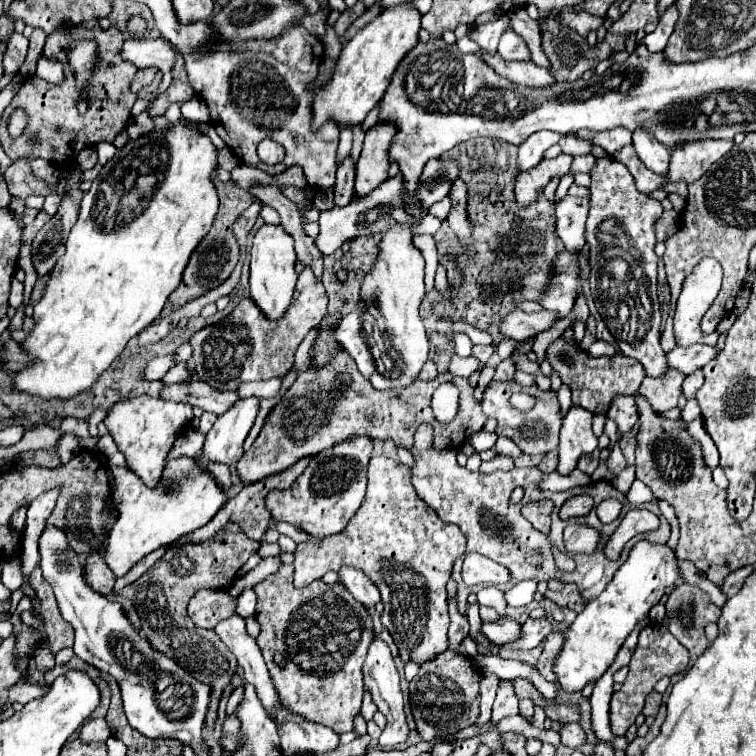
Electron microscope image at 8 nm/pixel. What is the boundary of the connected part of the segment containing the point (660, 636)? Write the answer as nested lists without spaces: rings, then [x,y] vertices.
[[[650,623],[646,629],[642,629],[636,651],[632,655],[630,661],[630,673],[624,681],[624,685],[614,691],[612,697],[612,709],[610,709],[610,729],[614,733],[614,737],[622,737],[628,727],[636,721],[636,717],[642,713],[646,695],[654,689],[654,685],[662,679],[662,677],[672,677],[680,671],[684,671],[688,667],[688,649],[684,645],[678,643],[678,639],[668,631],[668,623]]]

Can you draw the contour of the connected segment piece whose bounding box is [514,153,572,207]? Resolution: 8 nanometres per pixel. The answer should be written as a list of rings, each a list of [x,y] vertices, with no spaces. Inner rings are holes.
[[[560,153],[556,159],[544,159],[536,169],[532,169],[528,173],[522,173],[518,177],[516,187],[514,187],[518,205],[528,207],[528,203],[536,201],[538,193],[546,187],[546,183],[554,175],[560,175],[560,177],[566,175],[570,171],[570,165],[572,165],[572,155]]]

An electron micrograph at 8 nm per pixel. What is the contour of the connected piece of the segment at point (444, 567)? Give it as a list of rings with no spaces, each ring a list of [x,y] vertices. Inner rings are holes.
[[[378,455],[370,459],[368,465],[368,491],[366,497],[350,519],[344,533],[324,537],[320,545],[300,543],[294,551],[294,585],[306,587],[316,579],[322,579],[326,571],[338,571],[342,565],[352,565],[362,569],[370,581],[380,589],[384,611],[382,625],[392,635],[398,651],[408,651],[404,663],[414,661],[418,665],[436,659],[440,653],[448,649],[448,611],[442,611],[442,603],[446,605],[446,581],[452,575],[452,565],[456,557],[466,551],[466,539],[462,531],[442,521],[432,507],[428,507],[422,499],[418,499],[414,487],[410,487],[410,469],[402,463],[394,463],[392,459]]]

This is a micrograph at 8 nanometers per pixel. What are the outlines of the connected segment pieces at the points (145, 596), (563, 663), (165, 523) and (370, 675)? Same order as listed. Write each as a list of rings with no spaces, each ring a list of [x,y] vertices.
[[[228,523],[224,531],[214,535],[202,543],[182,543],[172,545],[166,549],[164,557],[158,559],[138,581],[124,587],[120,591],[122,597],[132,599],[140,619],[142,631],[150,639],[152,647],[162,651],[168,657],[186,655],[186,671],[190,671],[196,679],[210,683],[214,687],[214,695],[210,697],[208,727],[214,725],[218,699],[222,689],[230,683],[232,675],[236,673],[236,659],[222,647],[222,641],[214,635],[214,631],[194,627],[192,619],[186,615],[188,599],[200,589],[228,589],[238,573],[238,569],[248,561],[250,555],[258,551],[260,543],[248,539],[236,523]]]
[[[638,541],[630,551],[626,563],[614,575],[610,587],[606,587],[606,591],[594,599],[594,603],[588,603],[584,611],[568,625],[562,651],[558,653],[552,669],[560,687],[566,693],[576,693],[582,691],[588,683],[596,683],[612,665],[616,653],[632,629],[638,625],[638,621],[648,615],[650,607],[662,599],[664,589],[676,581],[676,555],[666,545]]]
[[[108,467],[110,473],[110,489],[112,499],[118,509],[118,521],[108,533],[104,547],[104,561],[112,569],[116,577],[124,577],[142,557],[152,553],[158,547],[168,547],[176,543],[180,537],[204,527],[216,511],[226,503],[226,493],[216,485],[208,471],[196,475],[194,479],[178,479],[178,483],[170,483],[166,491],[158,491],[158,487],[150,489],[128,469],[128,467]]]
[[[374,637],[370,647],[368,647],[368,655],[364,661],[364,685],[370,689],[378,711],[384,713],[384,717],[388,719],[388,723],[380,735],[380,745],[398,745],[398,739],[402,739],[400,743],[404,743],[410,735],[410,729],[408,729],[406,715],[404,715],[404,699],[402,699],[402,691],[400,691],[400,677],[398,677],[398,671],[394,667],[394,659],[390,655],[390,649],[380,637]]]

